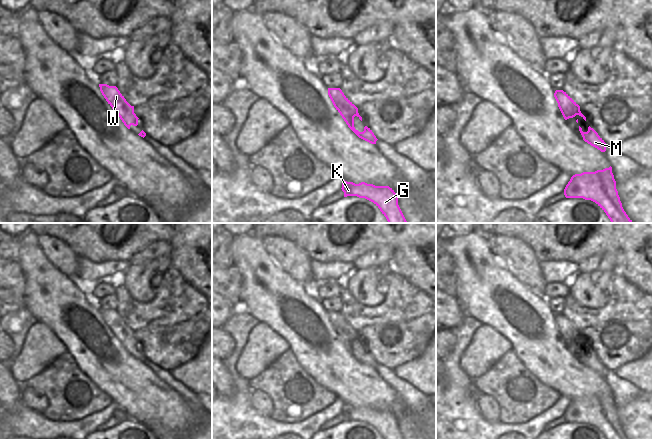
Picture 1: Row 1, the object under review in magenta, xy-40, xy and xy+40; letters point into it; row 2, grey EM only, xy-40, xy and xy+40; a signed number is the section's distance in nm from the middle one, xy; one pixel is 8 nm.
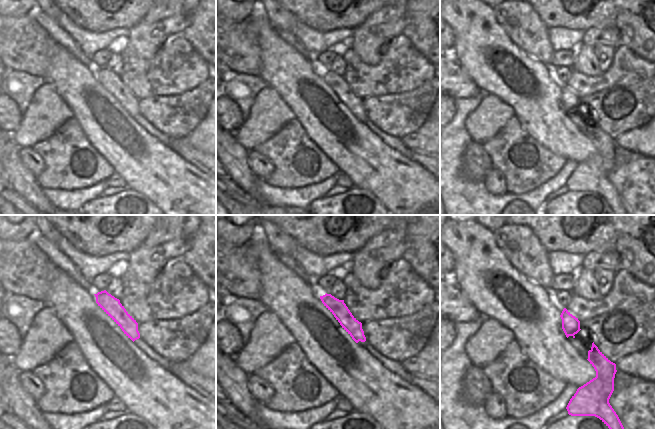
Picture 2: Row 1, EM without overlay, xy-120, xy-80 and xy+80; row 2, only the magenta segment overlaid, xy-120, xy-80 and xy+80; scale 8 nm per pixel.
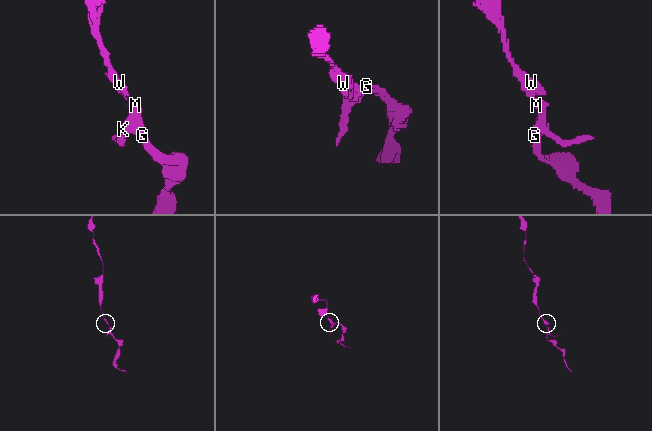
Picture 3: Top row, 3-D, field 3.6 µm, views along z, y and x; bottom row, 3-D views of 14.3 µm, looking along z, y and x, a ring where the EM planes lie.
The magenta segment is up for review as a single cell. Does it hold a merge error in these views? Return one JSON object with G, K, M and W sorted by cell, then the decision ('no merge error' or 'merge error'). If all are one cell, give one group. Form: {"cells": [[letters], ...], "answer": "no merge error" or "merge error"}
{"cells": [["G", "K", "M", "W"]], "answer": "no merge error"}

